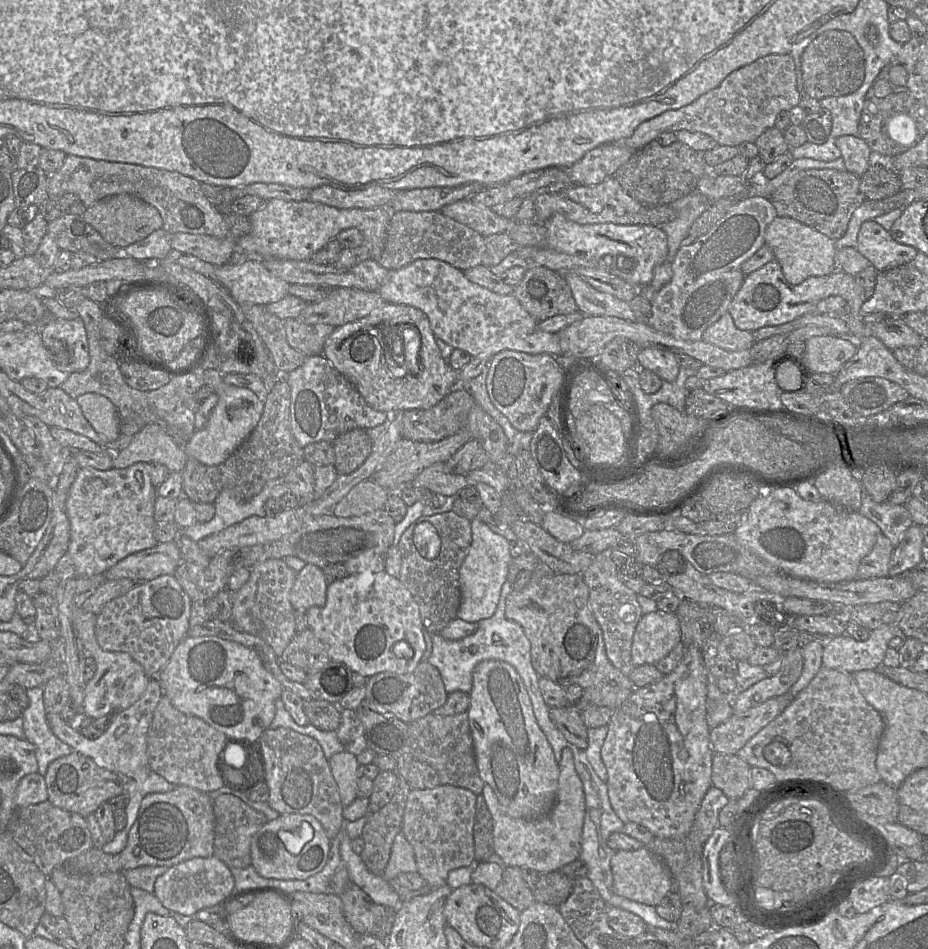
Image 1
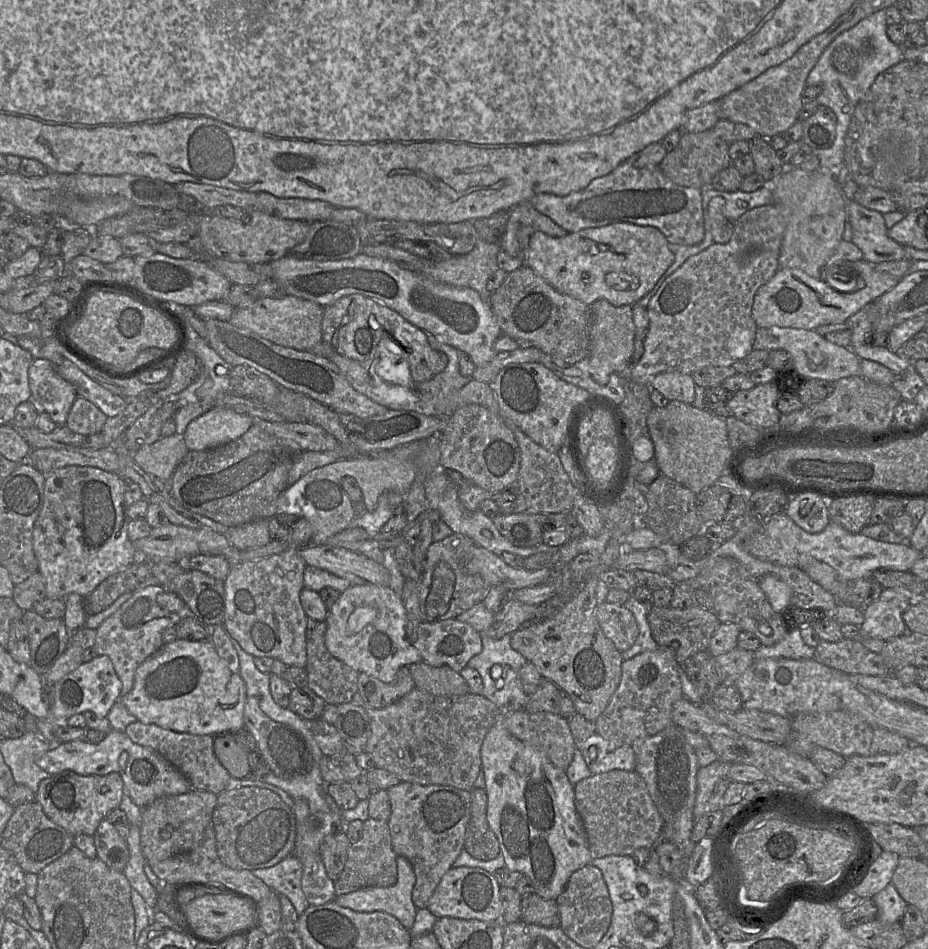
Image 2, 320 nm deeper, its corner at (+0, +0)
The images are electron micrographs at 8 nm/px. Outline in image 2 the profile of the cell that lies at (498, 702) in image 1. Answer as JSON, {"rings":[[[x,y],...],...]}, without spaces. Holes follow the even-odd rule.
{"rings":[[[501,710],[484,738],[480,756],[487,796],[486,819],[498,839],[505,867],[527,876],[534,887],[534,893],[545,899],[556,900],[571,874],[590,865],[593,859],[585,829],[575,808],[574,786],[569,782],[566,772],[554,766],[544,753],[508,732],[504,712]]]}

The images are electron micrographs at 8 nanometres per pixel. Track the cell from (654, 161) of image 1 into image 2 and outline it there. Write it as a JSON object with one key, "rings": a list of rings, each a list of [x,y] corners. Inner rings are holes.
{"rings":[[[712,129],[702,132],[683,132],[677,147],[667,152],[659,167],[662,173],[677,185],[694,188],[707,187],[720,171],[732,165],[728,153],[729,144]]]}

